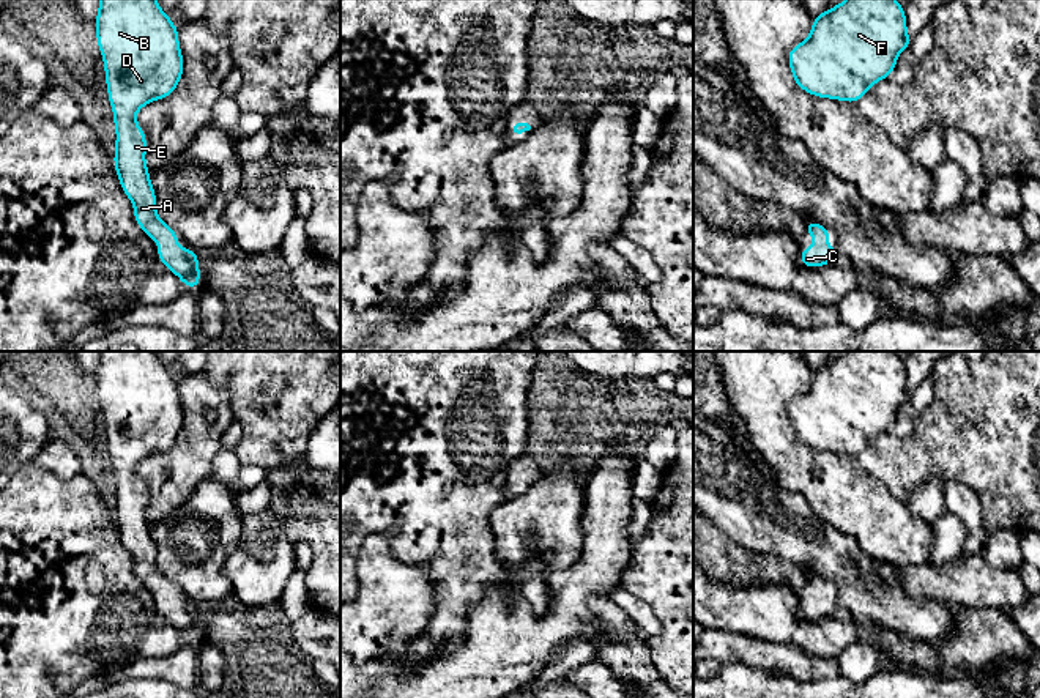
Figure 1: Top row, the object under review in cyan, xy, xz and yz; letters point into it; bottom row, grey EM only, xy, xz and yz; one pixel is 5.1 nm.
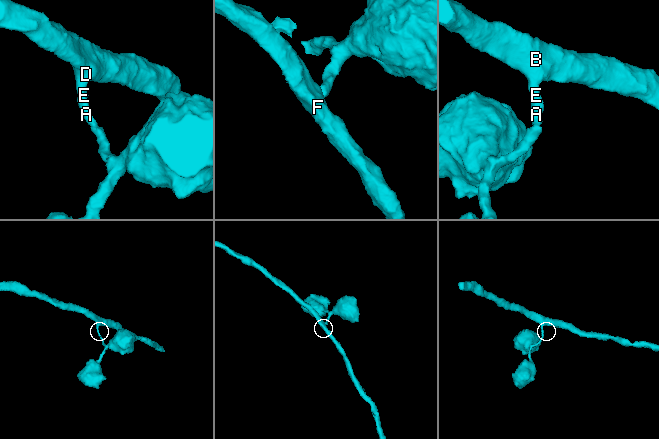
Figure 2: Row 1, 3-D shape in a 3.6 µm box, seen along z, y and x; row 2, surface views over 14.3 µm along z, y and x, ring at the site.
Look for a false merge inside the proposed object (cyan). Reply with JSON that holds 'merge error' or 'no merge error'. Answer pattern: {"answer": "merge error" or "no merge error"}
{"answer": "no merge error"}

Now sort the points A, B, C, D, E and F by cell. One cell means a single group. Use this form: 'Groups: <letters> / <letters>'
Groups: A B C D E F

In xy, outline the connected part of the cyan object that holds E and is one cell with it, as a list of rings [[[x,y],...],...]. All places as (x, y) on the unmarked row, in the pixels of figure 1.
[[[99,351],[95,381],[113,463],[120,539],[134,558],[136,575],[161,597],[158,611],[184,640],[199,643],[199,607],[176,599],[178,586],[158,570],[145,517],[147,490],[136,474],[139,462],[170,449],[183,429],[178,381],[156,351]]]

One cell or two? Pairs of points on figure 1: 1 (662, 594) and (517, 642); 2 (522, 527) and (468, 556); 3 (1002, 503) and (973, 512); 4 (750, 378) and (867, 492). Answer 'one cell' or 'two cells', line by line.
1: two cells
2: two cells
3: two cells
4: one cell

